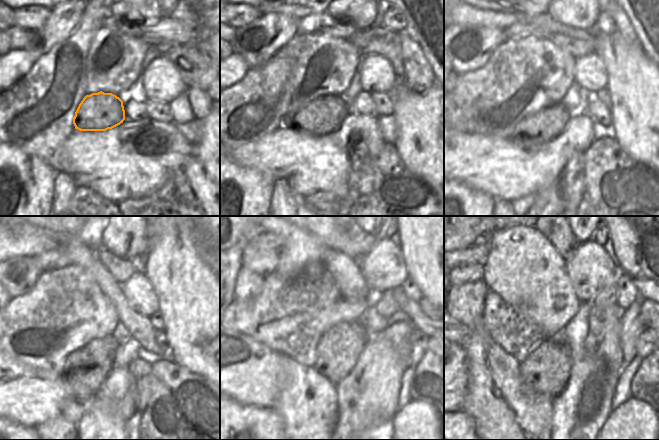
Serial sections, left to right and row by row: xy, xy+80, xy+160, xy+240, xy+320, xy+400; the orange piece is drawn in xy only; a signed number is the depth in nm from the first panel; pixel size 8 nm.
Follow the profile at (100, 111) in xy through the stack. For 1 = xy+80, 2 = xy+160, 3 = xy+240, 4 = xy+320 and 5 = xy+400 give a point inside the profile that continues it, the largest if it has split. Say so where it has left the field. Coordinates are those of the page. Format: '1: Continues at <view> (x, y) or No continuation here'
1: Continues at xy+80 (324, 115)
2: Continues at xy+160 (546, 124)
3: Continues at xy+240 (97, 356)
4: Continues at xy+320 (337, 351)
5: Continues at xy+400 (546, 370).

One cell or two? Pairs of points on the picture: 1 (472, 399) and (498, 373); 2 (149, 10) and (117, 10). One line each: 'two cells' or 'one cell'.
1: one cell
2: one cell

